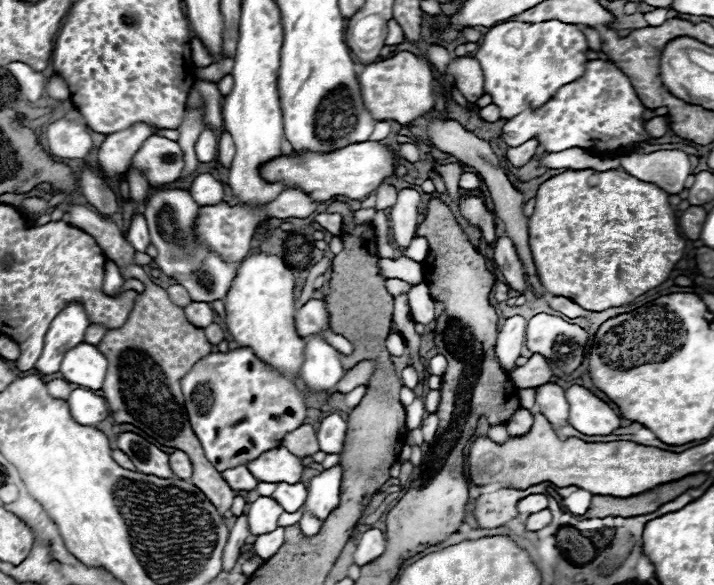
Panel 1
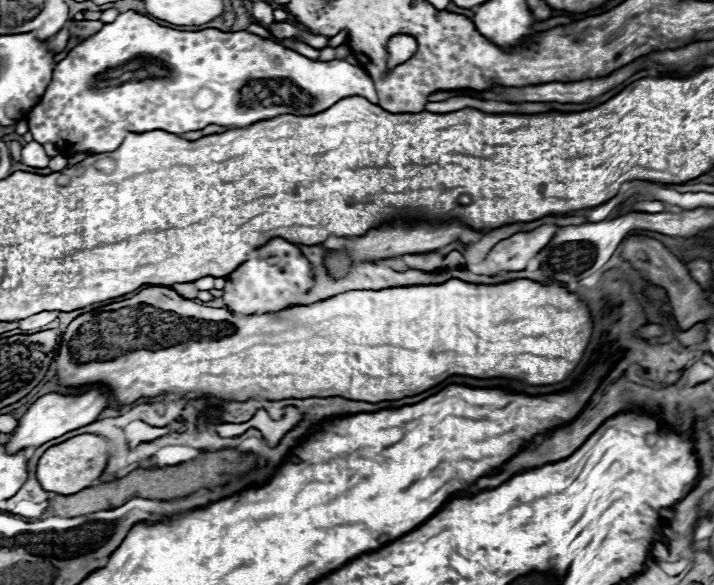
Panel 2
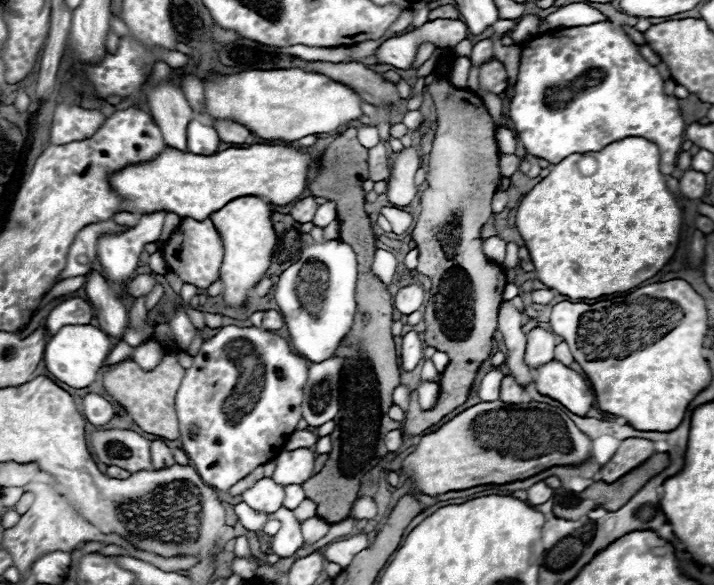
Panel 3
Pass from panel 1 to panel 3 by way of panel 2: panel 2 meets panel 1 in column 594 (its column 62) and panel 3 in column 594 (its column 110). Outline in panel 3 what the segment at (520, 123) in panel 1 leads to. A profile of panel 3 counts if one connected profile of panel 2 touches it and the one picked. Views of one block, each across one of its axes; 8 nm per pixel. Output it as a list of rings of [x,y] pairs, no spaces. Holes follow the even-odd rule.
[[[594,22],[588,26],[562,28],[536,36],[524,44],[516,80],[516,94],[510,102],[508,118],[512,120],[516,136],[526,148],[526,152],[544,158],[550,164],[564,160],[568,154],[602,150],[610,142],[622,140],[626,136],[642,136],[660,148],[660,172],[670,176],[676,168],[676,158],[684,142],[684,118],[680,114],[678,98],[664,94],[662,84],[664,80],[658,74],[656,66],[642,58],[638,46],[632,42],[632,38],[624,32],[622,26],[616,26],[612,22]],[[590,68],[594,68],[594,78],[600,78],[600,84],[574,90],[570,100],[566,102],[562,88],[576,84],[580,76],[586,74]]]

